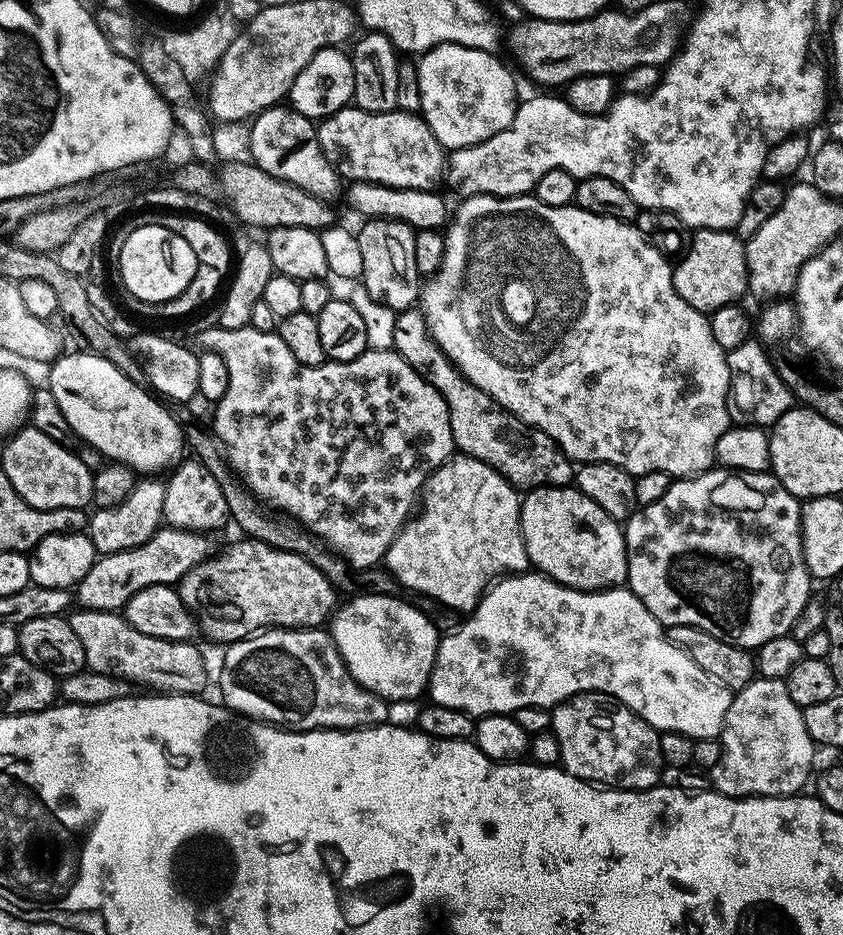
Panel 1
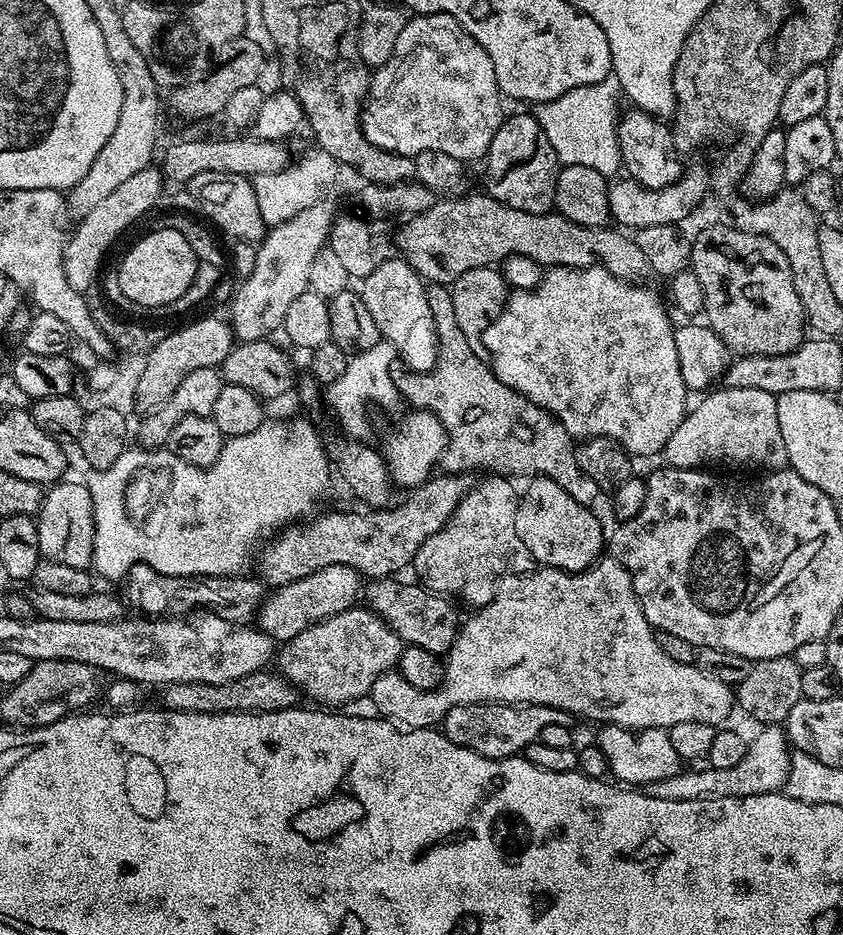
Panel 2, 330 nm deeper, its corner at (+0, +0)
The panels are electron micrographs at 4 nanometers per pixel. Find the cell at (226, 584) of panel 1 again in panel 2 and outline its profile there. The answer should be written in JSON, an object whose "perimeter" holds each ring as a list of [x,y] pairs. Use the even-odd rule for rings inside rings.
{"perimeter":[[[376,578],[369,584],[372,585],[369,588],[367,585],[362,592],[367,607],[378,613],[405,645],[422,646],[422,650],[437,654],[446,654],[450,650],[460,630],[462,615],[461,609],[449,597],[432,592],[419,582],[403,584],[400,578]]]}

